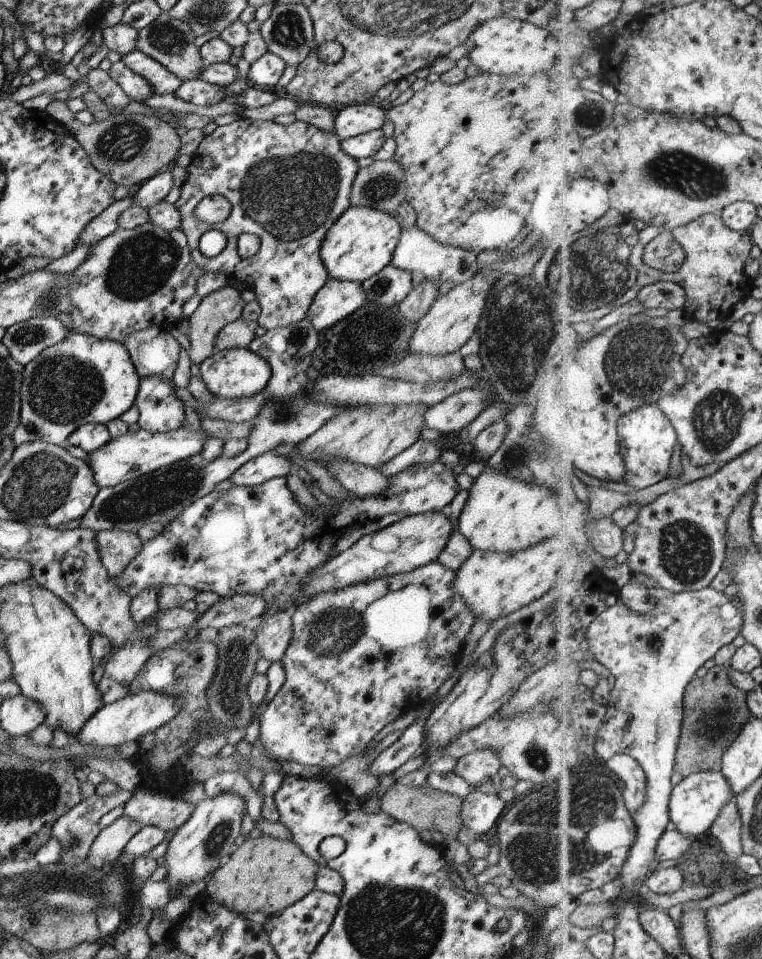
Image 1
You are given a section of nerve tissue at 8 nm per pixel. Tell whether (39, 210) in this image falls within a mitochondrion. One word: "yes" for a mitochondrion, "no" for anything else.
no

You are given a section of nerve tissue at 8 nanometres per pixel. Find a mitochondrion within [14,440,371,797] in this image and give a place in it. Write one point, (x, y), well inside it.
(132, 504)

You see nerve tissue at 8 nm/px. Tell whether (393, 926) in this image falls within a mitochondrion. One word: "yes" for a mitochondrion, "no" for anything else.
yes

